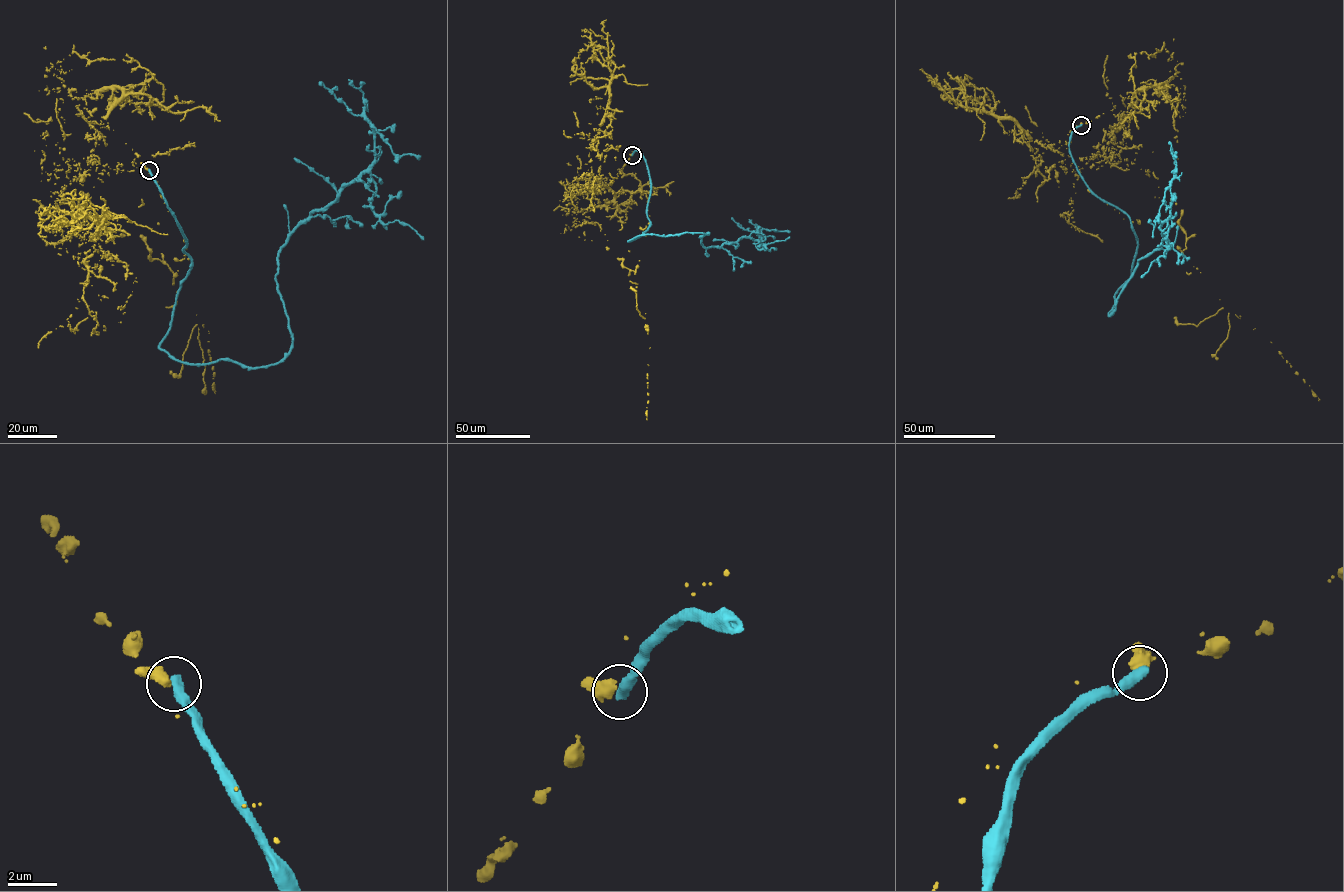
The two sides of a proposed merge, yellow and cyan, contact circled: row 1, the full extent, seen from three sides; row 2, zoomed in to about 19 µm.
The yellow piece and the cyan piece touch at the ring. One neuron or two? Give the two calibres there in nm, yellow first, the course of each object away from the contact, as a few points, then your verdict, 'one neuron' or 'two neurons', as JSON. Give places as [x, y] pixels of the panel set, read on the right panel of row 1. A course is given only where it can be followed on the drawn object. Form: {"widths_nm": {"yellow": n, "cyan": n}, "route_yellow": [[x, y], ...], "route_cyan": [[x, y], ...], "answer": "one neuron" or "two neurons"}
{"widths_nm": {"yellow": 480, "cyan": 480}, "route_yellow": [[1081, 125], [1125, 131], [1122, 114], [1097, 156], [1113, 148], [1148, 171], [1181, 210], [1183, 255], [1319, 399]], "route_cyan": [[1081, 125], [1069, 144], [1077, 170], [1137, 240], [1108, 316], [1165, 237], [1168, 142]], "answer": "two neurons"}

